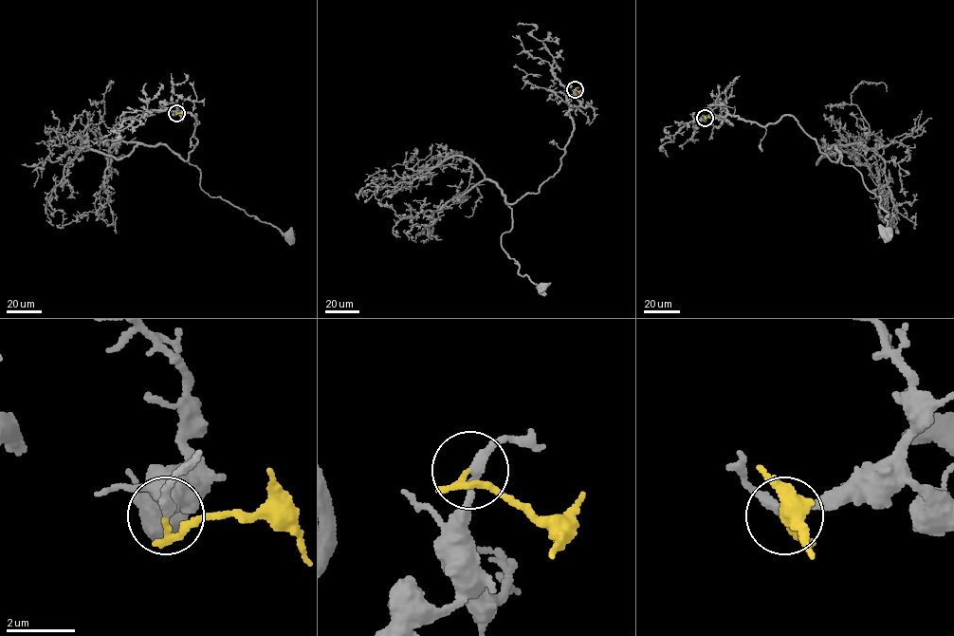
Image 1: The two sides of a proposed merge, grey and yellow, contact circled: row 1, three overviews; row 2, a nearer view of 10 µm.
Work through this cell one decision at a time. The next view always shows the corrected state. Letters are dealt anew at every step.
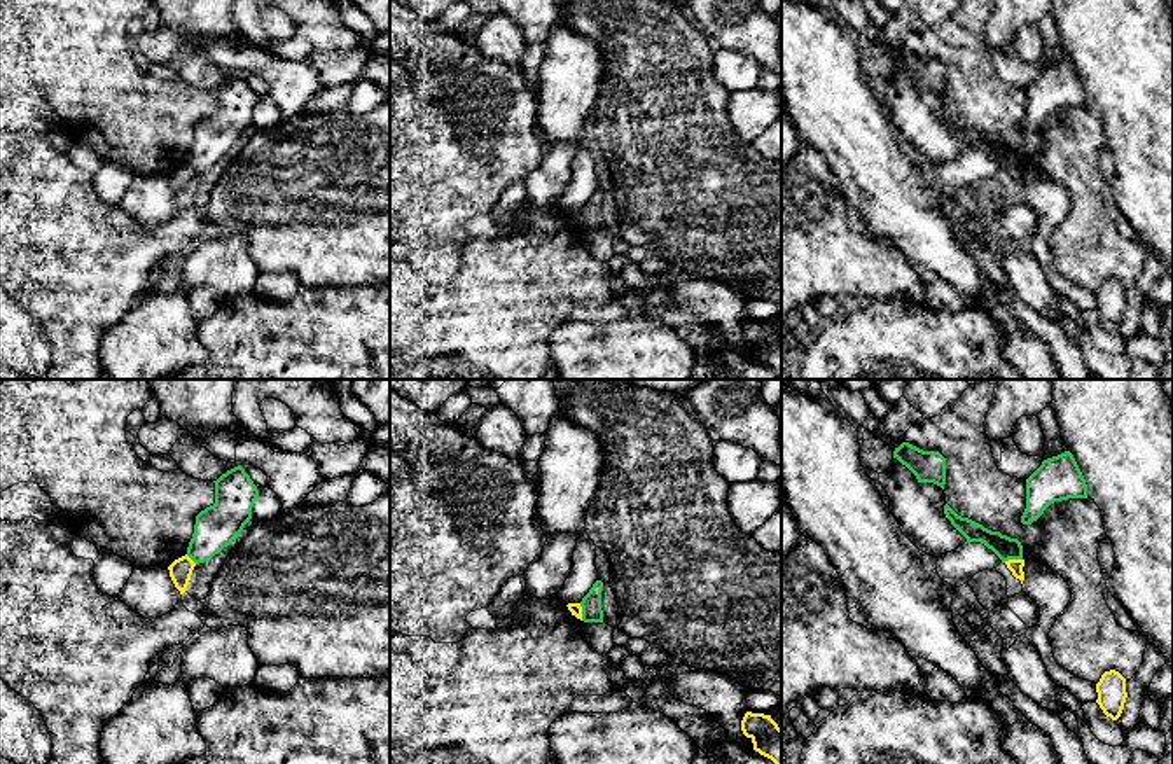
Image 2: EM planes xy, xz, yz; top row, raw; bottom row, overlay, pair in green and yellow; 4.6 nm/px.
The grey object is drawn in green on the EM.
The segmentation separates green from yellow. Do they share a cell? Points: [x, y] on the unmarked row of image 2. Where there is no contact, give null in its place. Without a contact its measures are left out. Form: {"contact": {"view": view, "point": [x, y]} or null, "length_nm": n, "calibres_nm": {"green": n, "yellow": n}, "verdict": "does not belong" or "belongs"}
{"contact": {"view": "yz", "point": [1013, 166]}, "length_nm": 90, "calibres_nm": {"green": 110, "yellow": 60}, "verdict": "does not belong"}

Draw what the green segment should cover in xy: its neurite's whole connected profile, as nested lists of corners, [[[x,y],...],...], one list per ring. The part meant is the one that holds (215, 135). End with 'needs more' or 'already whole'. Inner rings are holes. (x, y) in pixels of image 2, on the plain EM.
[[[241,73],[222,82],[215,91],[215,112],[196,124],[187,164],[205,171],[227,156],[252,128],[259,98]]]; already whole

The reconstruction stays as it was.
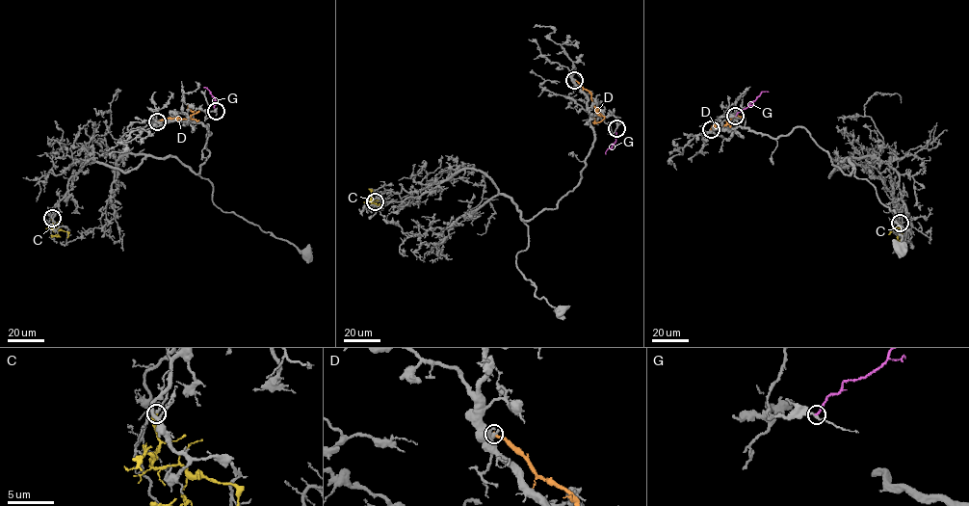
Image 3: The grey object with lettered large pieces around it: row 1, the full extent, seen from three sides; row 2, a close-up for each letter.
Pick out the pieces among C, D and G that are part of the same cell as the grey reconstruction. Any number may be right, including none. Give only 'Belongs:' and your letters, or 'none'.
Belongs: none

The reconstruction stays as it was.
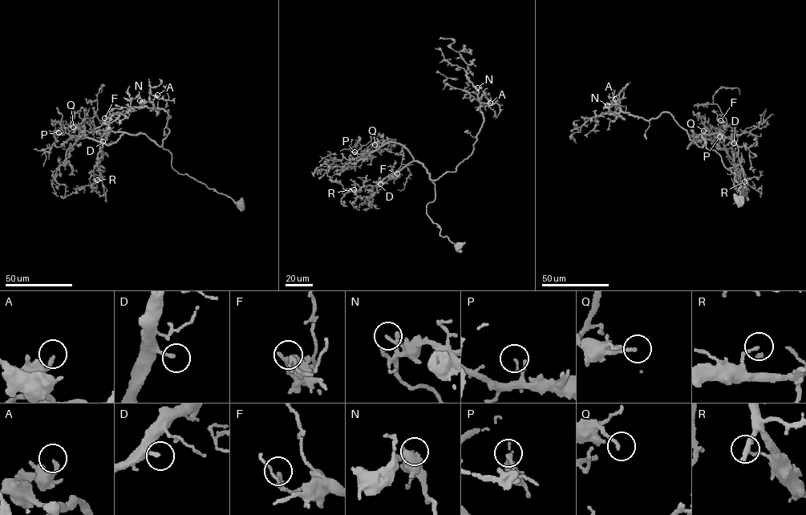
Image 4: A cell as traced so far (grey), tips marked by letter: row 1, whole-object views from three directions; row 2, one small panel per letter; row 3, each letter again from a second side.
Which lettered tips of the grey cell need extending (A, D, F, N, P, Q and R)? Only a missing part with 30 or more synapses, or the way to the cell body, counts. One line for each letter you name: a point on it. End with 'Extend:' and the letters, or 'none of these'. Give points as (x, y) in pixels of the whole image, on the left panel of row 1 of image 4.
D: at (103, 141)
Extend: D

